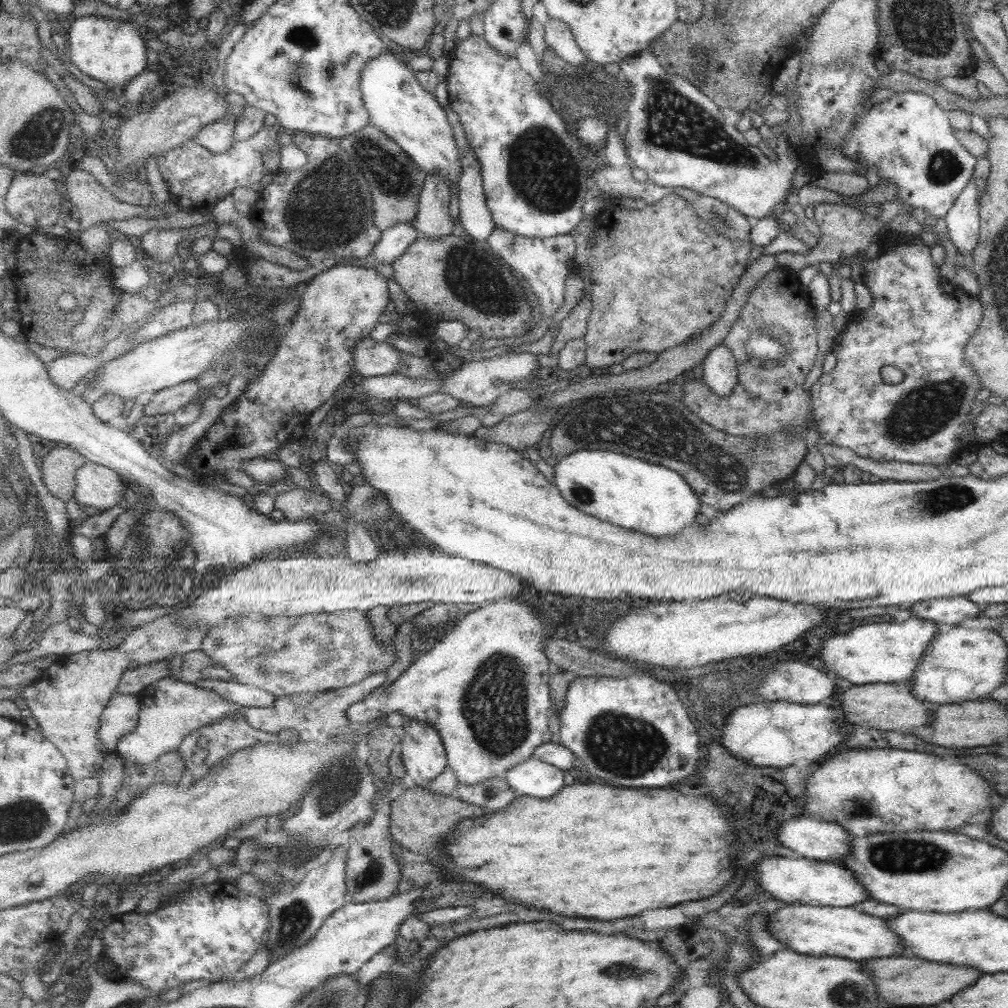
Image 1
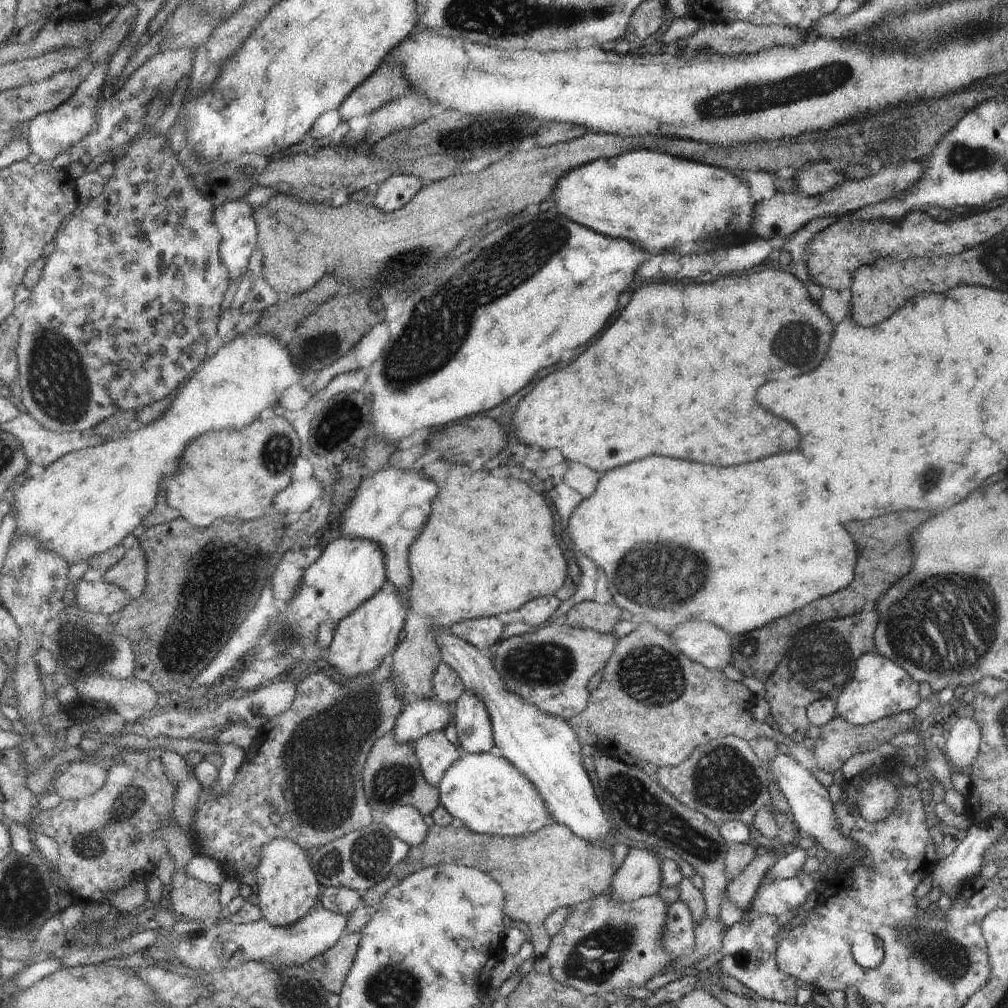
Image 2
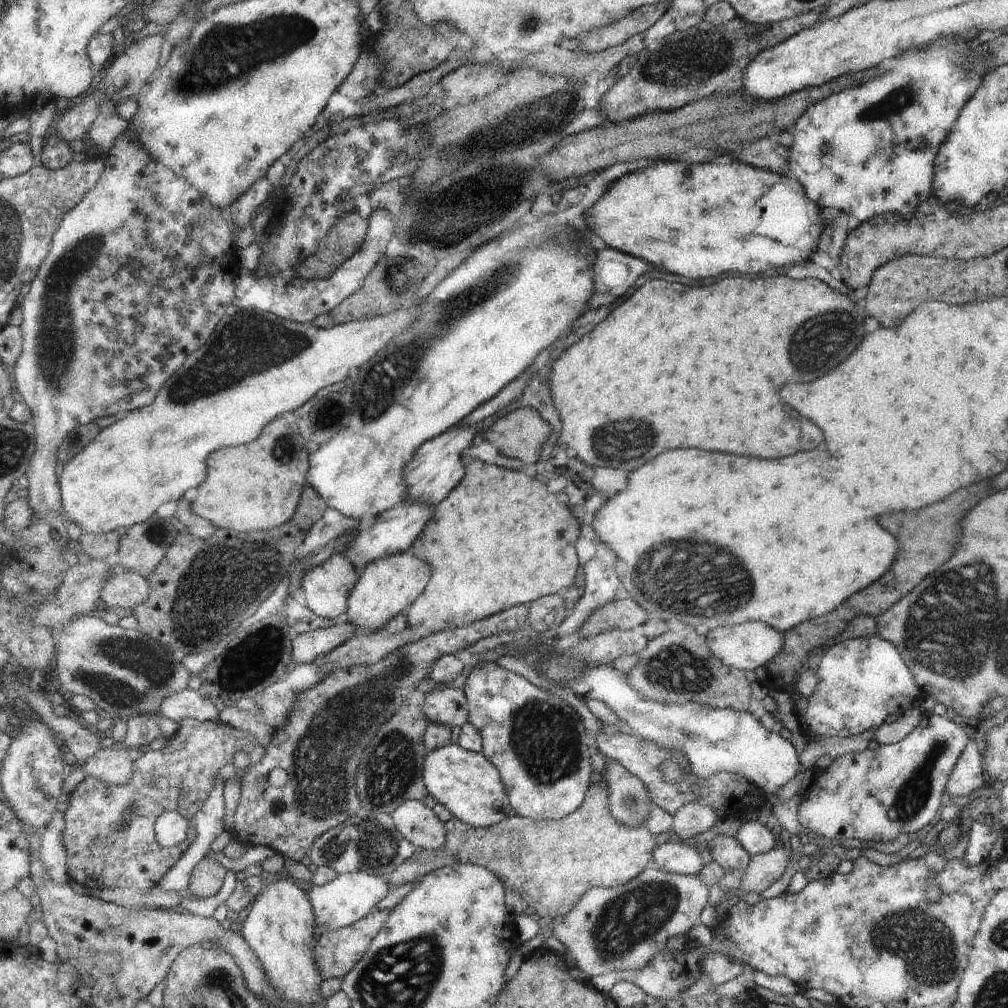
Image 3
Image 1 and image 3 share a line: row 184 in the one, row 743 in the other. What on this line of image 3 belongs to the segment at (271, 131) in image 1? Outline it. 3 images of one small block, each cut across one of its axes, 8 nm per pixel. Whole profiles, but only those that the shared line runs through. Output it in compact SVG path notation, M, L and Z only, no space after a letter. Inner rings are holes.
M183 719L174 736L160 751L135 755L133 778L124 785L109 784L100 778L86 777L69 794L69 806L64 813L66 827L64 843L68 852L71 880L87 889L133 889L145 891L158 886L160 880L183 858L196 841L198 832L192 818L203 810L218 778L220 770L231 763L233 756L243 749L246 753L258 745L253 733L233 728L221 720L200 721ZM177 811L189 819L188 837L183 844L164 849L155 837L156 820L166 812Z

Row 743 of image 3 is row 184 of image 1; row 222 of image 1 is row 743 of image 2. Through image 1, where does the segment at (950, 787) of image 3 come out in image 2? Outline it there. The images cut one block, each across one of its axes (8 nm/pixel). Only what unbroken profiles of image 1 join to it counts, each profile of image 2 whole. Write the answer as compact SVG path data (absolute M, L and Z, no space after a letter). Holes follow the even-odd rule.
M958 717L947 730L945 756L953 770L968 767L978 752L980 732L971 717Z

